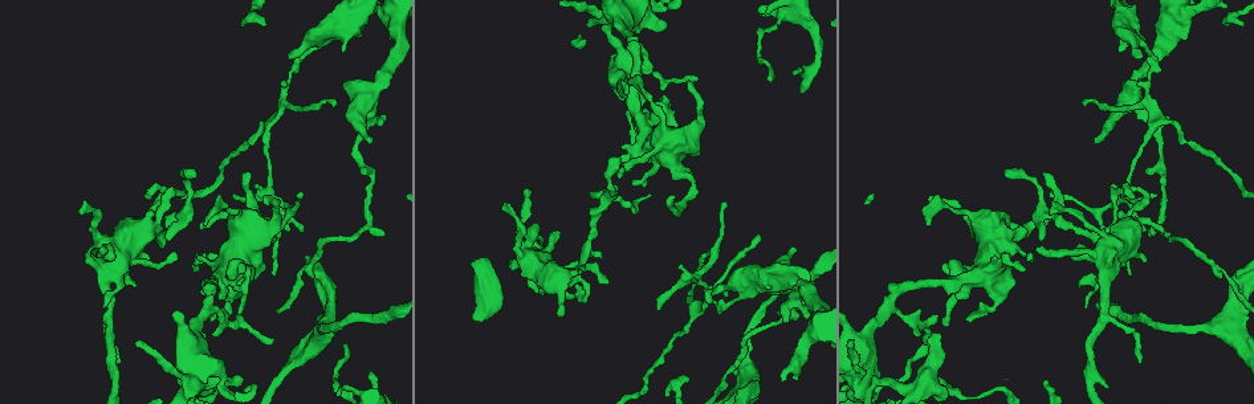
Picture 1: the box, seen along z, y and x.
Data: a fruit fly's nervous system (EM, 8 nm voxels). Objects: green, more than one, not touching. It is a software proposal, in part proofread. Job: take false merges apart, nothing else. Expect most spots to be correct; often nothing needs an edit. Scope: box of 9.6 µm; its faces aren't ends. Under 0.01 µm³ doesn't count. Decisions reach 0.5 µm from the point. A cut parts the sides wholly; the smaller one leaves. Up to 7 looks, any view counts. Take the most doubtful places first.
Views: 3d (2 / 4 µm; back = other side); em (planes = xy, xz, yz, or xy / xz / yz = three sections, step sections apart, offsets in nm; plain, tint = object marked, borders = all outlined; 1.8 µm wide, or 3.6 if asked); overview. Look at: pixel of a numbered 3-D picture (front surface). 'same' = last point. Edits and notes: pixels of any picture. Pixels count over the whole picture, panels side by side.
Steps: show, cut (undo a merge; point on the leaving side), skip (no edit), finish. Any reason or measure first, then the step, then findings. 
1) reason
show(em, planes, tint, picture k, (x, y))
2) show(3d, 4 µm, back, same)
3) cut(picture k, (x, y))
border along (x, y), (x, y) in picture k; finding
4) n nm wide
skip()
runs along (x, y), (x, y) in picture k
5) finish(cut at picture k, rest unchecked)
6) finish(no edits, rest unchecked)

four-way junction
show(em, yz, step 4, tint, picture 1, (281, 109))

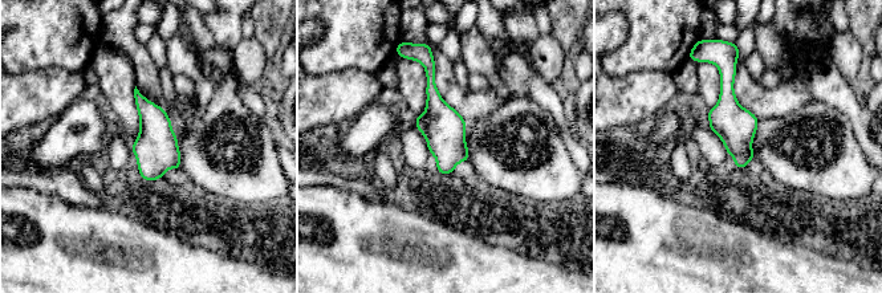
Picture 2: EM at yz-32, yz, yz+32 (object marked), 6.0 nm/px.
cut it another way
show(em, planes, tint, same)

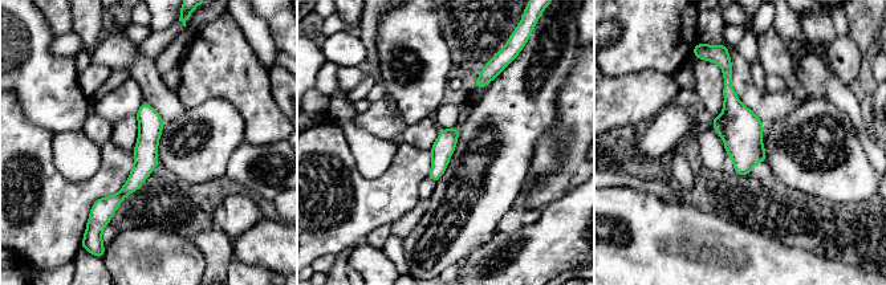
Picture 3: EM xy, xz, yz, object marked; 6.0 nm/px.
140 nm wide
skip()
runs along (145, 106), (145, 163), (108, 215) in picture 3; continuous, no second cell

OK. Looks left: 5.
side arm on a straight run
show(em, yz, step 8, tint, picture 1, (238, 285))

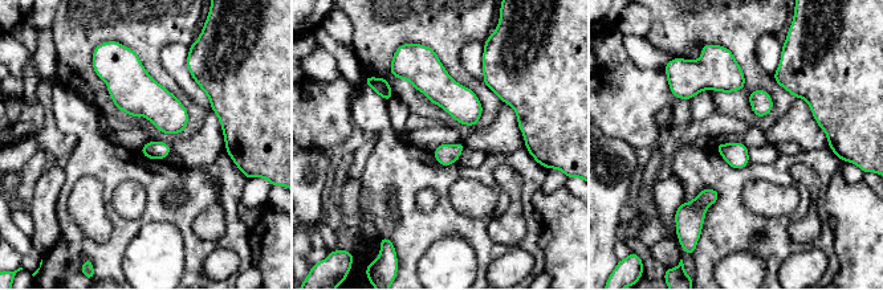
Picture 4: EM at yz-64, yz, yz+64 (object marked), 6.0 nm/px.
cut it another way
show(em, planes, tint, same)

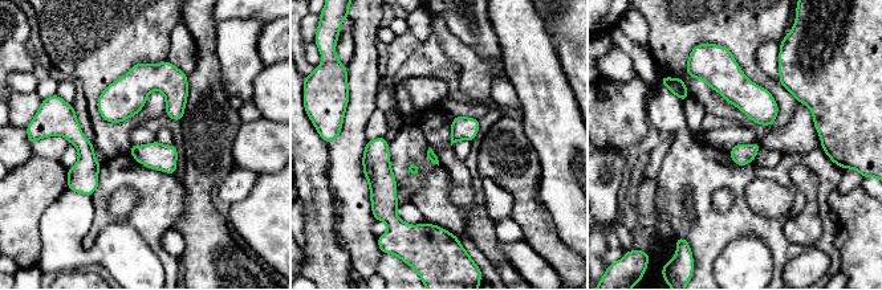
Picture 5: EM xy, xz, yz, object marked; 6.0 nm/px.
130 nm wide
skip()
continuous, no second cell

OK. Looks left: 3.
thick turns thin
show(em, planes, tint, picture 1, (159, 220))

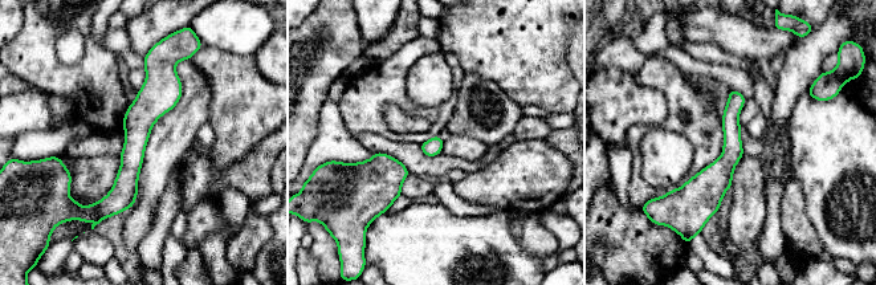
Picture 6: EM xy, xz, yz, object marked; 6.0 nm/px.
skip()
runs along (154, 68), (125, 190), (101, 215) in picture 6; all the same cell

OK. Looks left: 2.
finish(no edits, rest unchecked)

